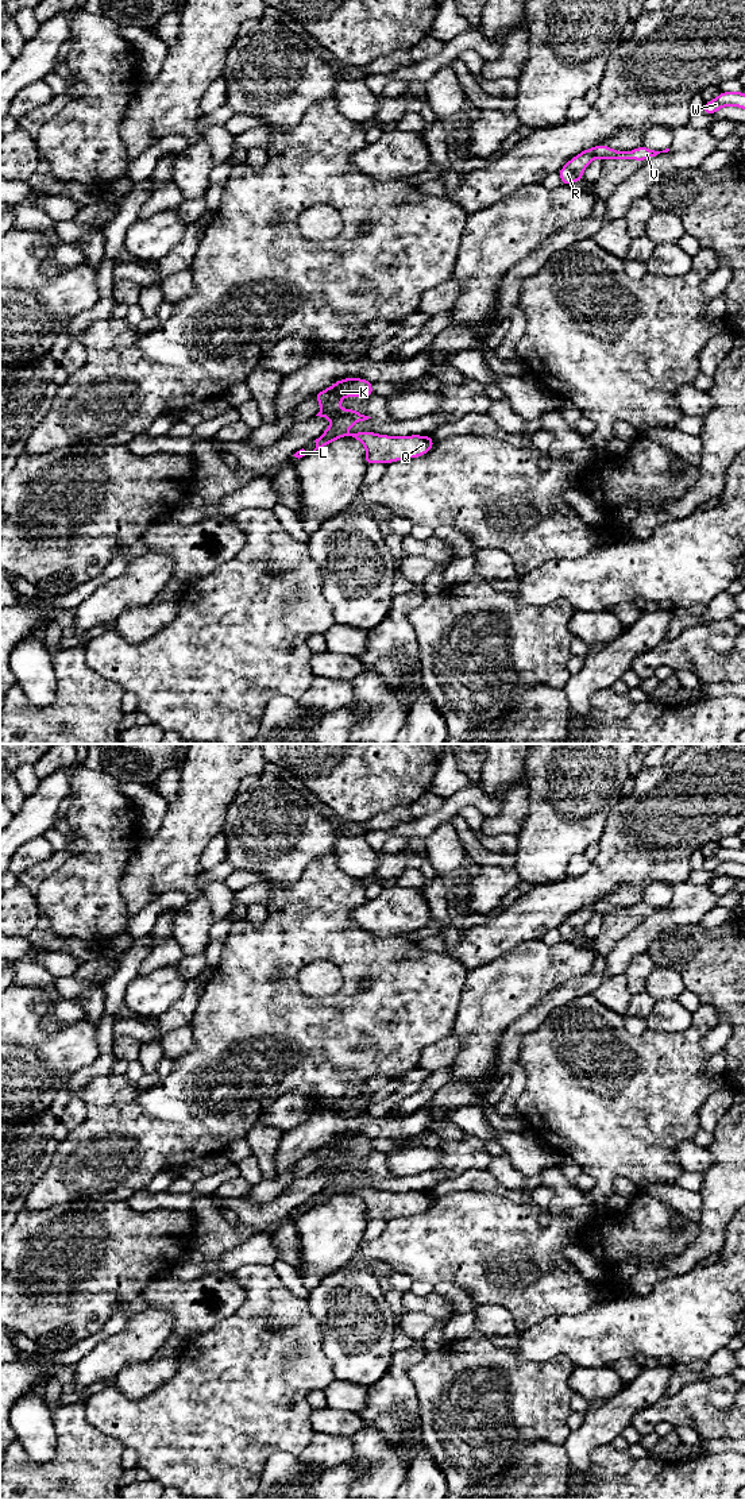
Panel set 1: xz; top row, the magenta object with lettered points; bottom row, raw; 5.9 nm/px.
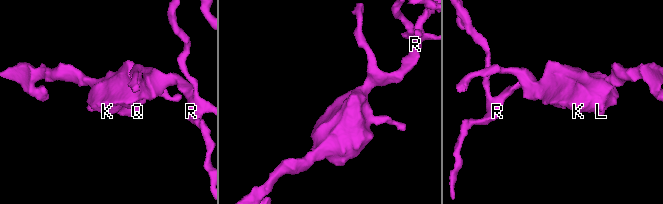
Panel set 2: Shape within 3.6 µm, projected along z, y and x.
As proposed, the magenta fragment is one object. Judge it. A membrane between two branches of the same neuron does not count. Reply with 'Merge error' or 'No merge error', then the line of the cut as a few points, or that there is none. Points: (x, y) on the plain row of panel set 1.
Merge error. Split along xz (593, 903), (595, 913)

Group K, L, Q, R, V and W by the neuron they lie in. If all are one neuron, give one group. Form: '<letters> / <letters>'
K L Q R / V W

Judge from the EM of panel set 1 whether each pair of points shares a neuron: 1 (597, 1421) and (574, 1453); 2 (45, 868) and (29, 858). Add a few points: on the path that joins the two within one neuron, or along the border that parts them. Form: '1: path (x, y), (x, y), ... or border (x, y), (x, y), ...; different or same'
1: path (597, 1429), (581, 1445); same
2: border (54, 851), (49, 858), (29, 867), (18, 878); different

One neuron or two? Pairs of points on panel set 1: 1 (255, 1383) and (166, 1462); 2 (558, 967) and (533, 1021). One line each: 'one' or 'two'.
1: one
2: two

